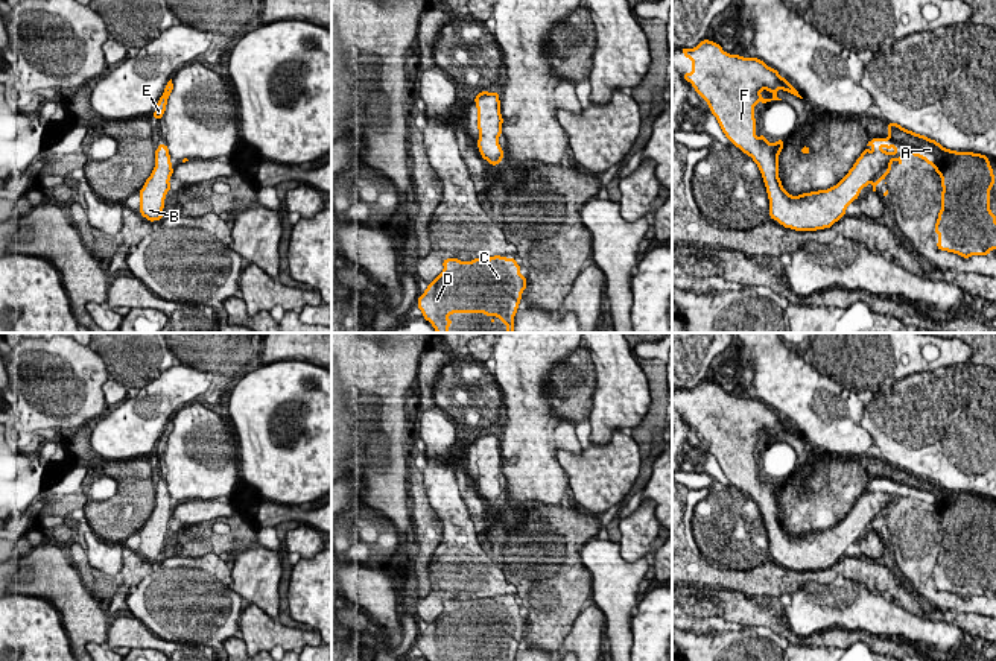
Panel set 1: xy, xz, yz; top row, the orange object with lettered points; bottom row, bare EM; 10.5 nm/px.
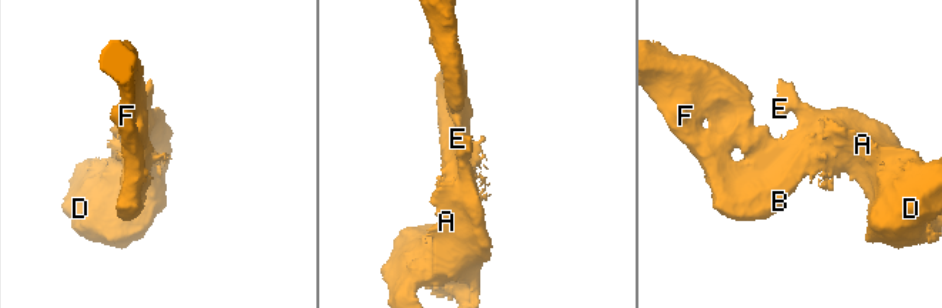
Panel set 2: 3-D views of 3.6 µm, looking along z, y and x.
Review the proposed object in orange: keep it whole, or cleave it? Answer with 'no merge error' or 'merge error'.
no merge error

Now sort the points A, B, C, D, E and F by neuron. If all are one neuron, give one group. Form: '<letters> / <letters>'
A B C D E F

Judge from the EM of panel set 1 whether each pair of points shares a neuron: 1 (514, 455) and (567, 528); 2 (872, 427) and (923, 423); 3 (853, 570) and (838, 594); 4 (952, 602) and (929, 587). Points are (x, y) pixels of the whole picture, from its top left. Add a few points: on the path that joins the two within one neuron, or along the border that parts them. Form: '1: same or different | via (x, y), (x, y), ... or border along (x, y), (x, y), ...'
1: different | border along (560, 503), (531, 505), (528, 508)
2: same | via (884, 427), (890, 423), (911, 423)
3: different | border along (840, 576), (861, 582), (873, 593)
4: same | via (946, 599), (935, 593)

